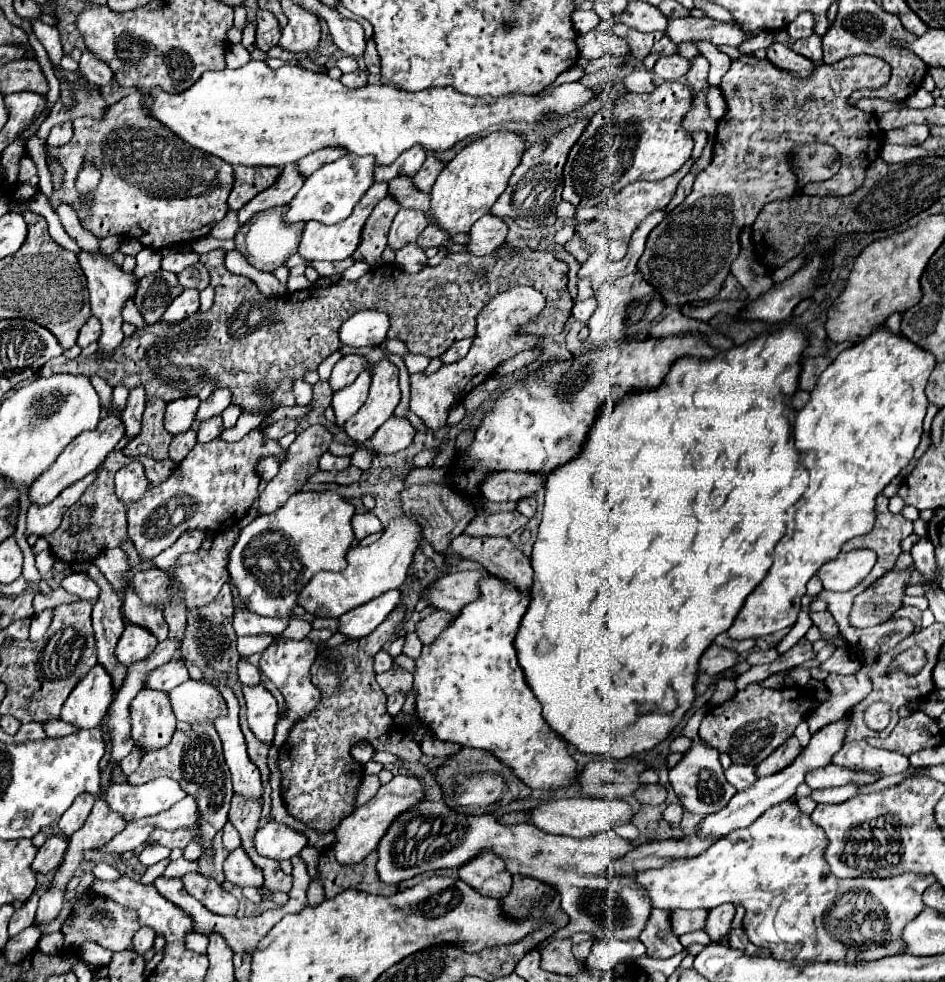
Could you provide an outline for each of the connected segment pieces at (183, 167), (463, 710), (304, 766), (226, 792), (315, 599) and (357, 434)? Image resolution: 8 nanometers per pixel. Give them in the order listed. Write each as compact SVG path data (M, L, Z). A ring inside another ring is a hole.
M139 91L109 105L101 119L77 119L75 135L67 145L47 145L47 161L49 159L57 159L63 167L63 187L49 197L53 211L57 211L61 203L71 205L81 225L99 239L107 235L127 235L137 239L143 247L157 251L209 235L213 225L227 213L233 167L215 155L187 145L169 127L151 117ZM85 163L99 169L103 177L81 205L75 179Z
M497 575L483 577L479 581L479 591L481 595L473 603L465 605L441 635L431 645L423 647L421 657L415 661L415 713L419 721L429 727L439 741L449 741L461 747L475 747L493 753L515 773L515 777L519 777L531 789L551 791L559 787L569 787L577 779L577 761L569 755L567 743L561 741L545 723L541 715L541 703L531 693L513 647L519 623L531 601L531 593L515 589L513 583L503 581Z
M395 609L369 637L363 637L363 641L345 641L335 649L323 651L311 667L311 681L321 693L321 703L293 725L277 759L281 771L281 797L287 813L309 829L319 833L333 831L341 819L355 809L363 765L351 757L351 747L357 741L381 737L393 725L393 717L387 713L385 705L387 697L375 681L373 655L389 641L403 615L403 609ZM329 659L337 661L337 673L327 667Z
M197 723L191 727L191 731L175 731L173 741L169 743L167 749L159 749L155 753L145 753L141 757L141 765L137 767L135 773L127 777L129 785L141 785L147 783L155 777L169 777L175 779L181 789L195 797L197 801L197 831L189 827L181 827L175 831L165 831L165 829L155 829L151 837L147 839L145 845L159 843L169 849L185 849L195 837L201 839L201 849L203 853L213 849L213 837L217 831L223 829L227 821L227 809L233 797L233 787L231 787L231 775L227 773L227 763L223 761L223 749L221 749L221 739L213 727L213 723Z
M401 517L391 519L381 539L367 547L351 547L347 553L347 569L339 573L317 573L299 593L297 605L315 617L341 617L343 613L383 595L389 589L399 589L407 577L407 569L413 561L413 553L419 549L421 529L415 519Z
M383 359L373 369L373 383L365 405L345 423L345 433L357 443L365 443L393 415L399 401L399 369Z

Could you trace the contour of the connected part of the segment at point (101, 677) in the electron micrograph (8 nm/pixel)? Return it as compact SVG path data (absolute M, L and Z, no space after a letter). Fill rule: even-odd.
M101 665L91 669L83 681L71 691L61 709L61 719L79 729L93 729L101 725L113 701L113 683Z

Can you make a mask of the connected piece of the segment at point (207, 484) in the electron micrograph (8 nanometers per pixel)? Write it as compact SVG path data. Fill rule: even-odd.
M253 429L237 443L225 443L223 439L215 439L211 443L197 443L189 455L177 465L171 477L157 487L149 487L145 479L143 465L139 461L127 463L115 475L115 491L117 497L129 505L127 509L127 537L133 541L135 549L143 559L153 559L167 547L171 547L181 533L187 529L203 529L203 531L225 531L237 521L241 521L251 503L257 499L259 491L259 473L257 463L275 453L277 461L281 461L287 451L279 445L279 441L267 439L261 429ZM177 505L185 509L183 523L177 525Z

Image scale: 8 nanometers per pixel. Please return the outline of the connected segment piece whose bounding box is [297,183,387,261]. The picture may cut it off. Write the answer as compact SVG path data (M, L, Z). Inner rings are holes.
M373 183L367 193L361 197L361 201L355 205L353 213L335 223L335 225L319 225L317 221L309 221L305 227L303 227L303 233L301 233L301 241L299 241L299 249L297 253L305 259L305 261L343 261L347 257L351 257L351 253L357 249L359 245L359 239L361 239L361 229L367 221L367 217L371 215L373 207L383 199L387 197L387 183Z

